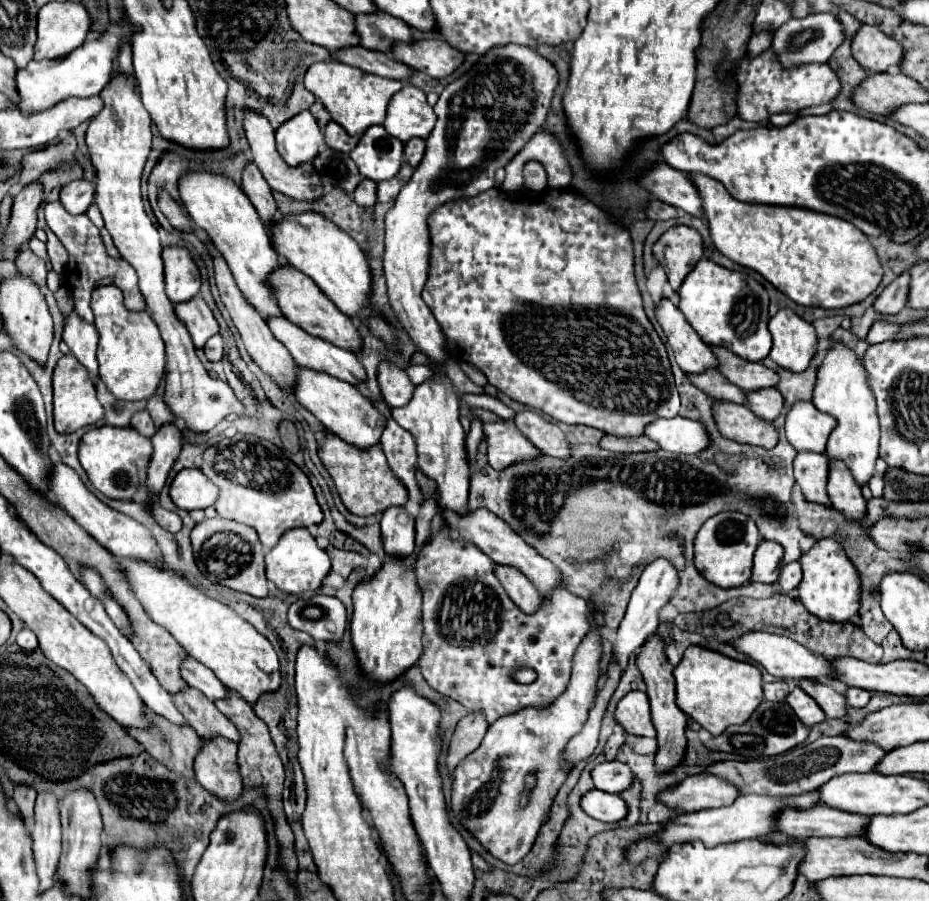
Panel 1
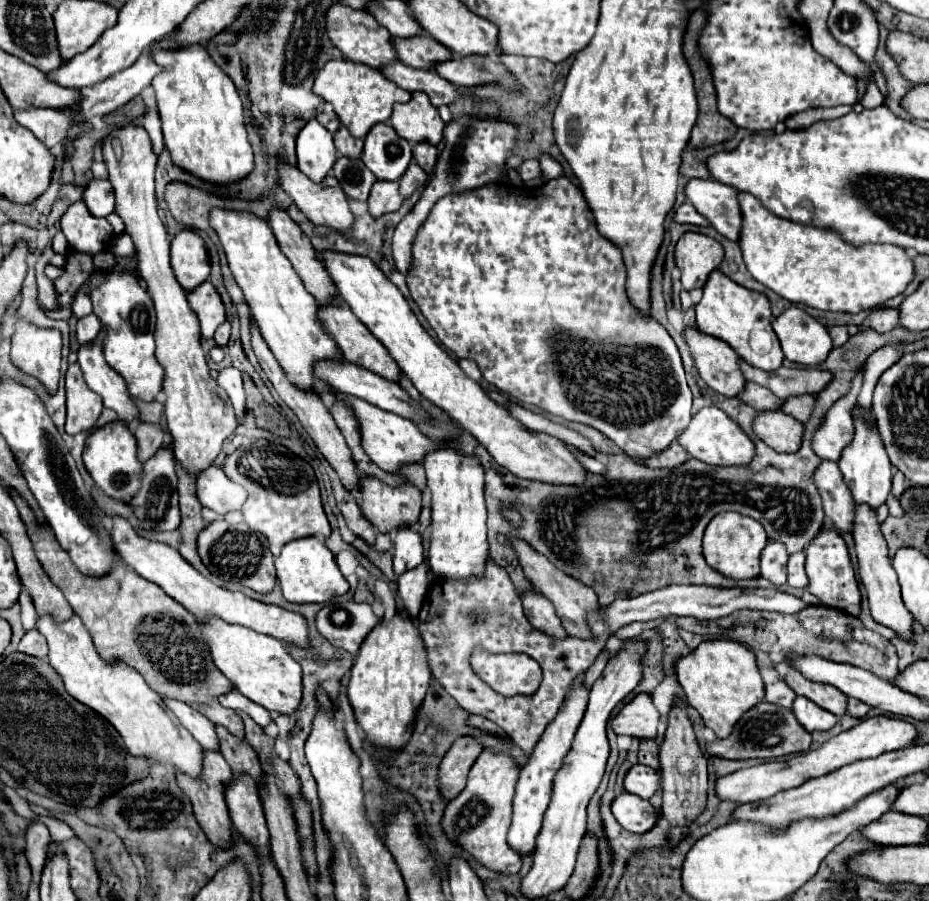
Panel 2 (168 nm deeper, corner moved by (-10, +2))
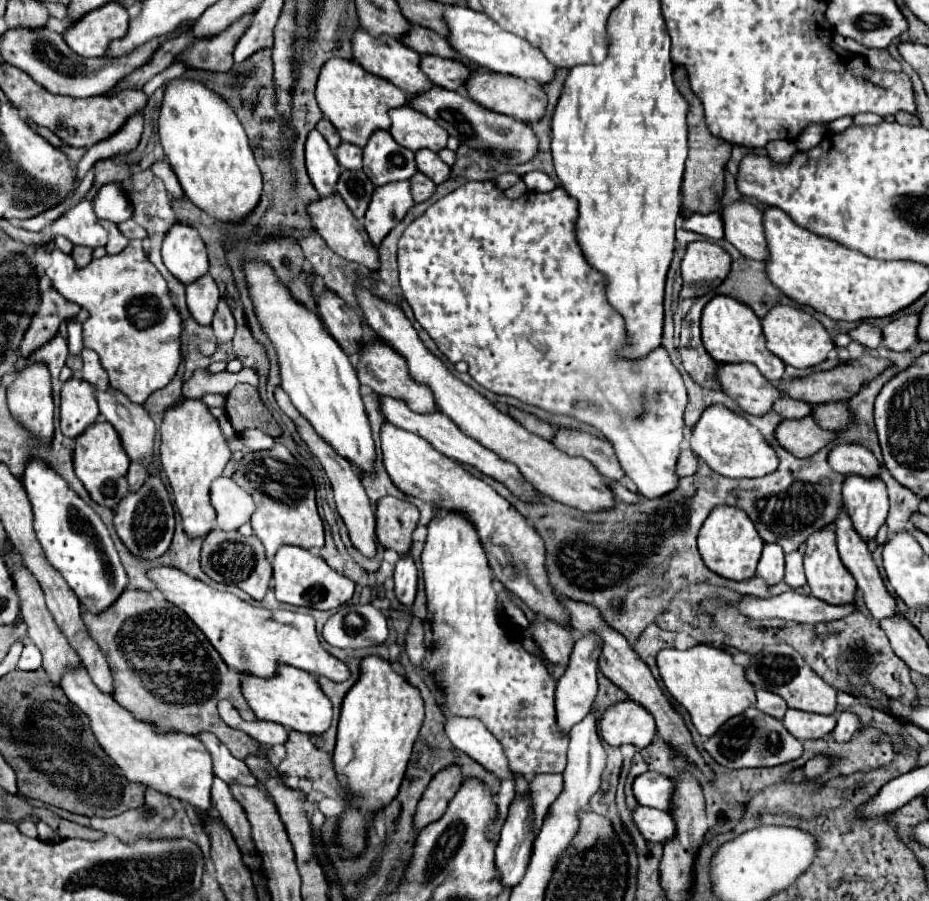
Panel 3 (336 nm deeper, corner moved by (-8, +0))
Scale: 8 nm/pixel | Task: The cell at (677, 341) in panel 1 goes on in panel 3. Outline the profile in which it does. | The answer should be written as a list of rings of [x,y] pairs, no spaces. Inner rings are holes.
[[[723,364],[717,370],[723,392],[729,394],[747,414],[765,416],[781,396],[753,364]]]

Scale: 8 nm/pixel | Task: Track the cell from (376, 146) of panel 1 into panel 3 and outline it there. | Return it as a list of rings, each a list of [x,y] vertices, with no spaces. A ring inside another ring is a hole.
[[[377,130],[363,148],[363,172],[375,186],[409,180],[415,172],[415,154],[399,146],[387,130]]]

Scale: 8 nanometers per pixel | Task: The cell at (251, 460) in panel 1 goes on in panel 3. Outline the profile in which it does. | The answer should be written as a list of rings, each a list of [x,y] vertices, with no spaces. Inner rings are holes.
[[[277,444],[273,450],[245,454],[243,460],[237,464],[233,480],[241,484],[241,488],[247,490],[257,504],[257,510],[251,518],[251,528],[265,546],[269,562],[273,562],[275,552],[285,544],[305,550],[323,548],[323,522],[317,514],[311,474],[291,456],[291,452],[283,444]]]

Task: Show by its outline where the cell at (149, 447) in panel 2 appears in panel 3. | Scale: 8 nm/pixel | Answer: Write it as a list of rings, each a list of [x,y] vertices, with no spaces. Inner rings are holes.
[[[131,462],[131,466],[129,466],[129,474],[127,474],[129,492],[137,492],[137,490],[143,486],[145,480],[147,480],[147,472],[145,472],[145,468],[143,468],[141,464],[137,464],[137,462]]]

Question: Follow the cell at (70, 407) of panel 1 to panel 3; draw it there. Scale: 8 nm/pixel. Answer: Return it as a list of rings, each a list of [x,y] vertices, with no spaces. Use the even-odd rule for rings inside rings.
[[[79,378],[67,380],[61,390],[61,432],[69,438],[77,438],[97,416],[99,408],[93,386]]]

